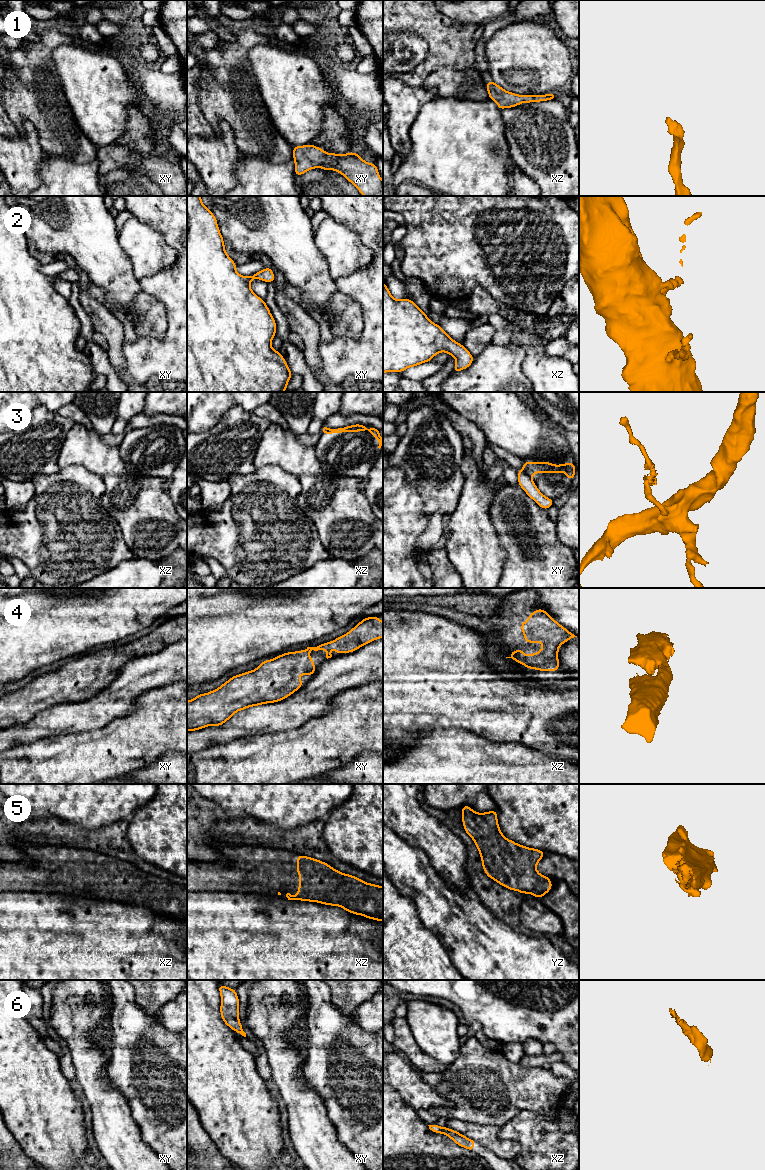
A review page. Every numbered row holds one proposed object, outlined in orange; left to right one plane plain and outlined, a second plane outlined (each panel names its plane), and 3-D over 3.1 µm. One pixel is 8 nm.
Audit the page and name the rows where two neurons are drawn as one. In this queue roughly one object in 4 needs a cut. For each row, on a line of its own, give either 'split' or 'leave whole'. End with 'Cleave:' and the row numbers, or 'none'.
1: leave whole
2: leave whole
3: split
4: leave whole
5: leave whole
6: leave whole
Cleave: 3

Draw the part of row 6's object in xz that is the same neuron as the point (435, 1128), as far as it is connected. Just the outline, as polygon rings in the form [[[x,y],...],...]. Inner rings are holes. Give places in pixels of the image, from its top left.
[[[437,1124],[428,1125],[429,1129],[434,1133],[440,1133],[447,1135],[450,1139],[452,1139],[457,1145],[468,1149],[469,1151],[473,1151],[473,1148],[476,1144],[476,1141],[467,1138],[466,1136],[460,1134],[459,1132],[449,1129],[447,1127],[440,1127]]]

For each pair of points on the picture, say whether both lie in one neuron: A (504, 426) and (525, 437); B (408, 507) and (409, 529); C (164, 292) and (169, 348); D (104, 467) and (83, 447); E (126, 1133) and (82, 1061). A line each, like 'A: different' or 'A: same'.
A: same
B: same
C: same
D: same
E: same

